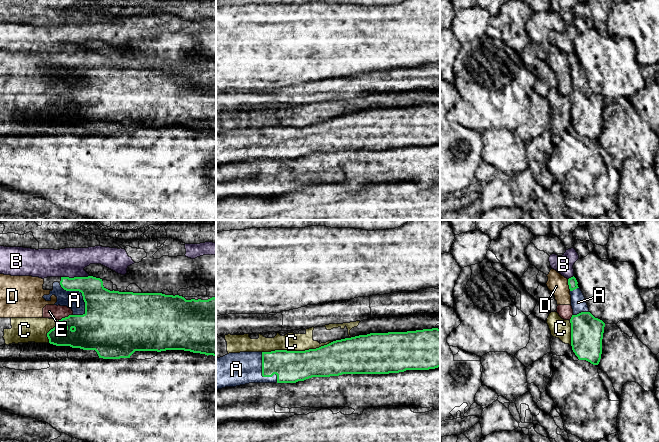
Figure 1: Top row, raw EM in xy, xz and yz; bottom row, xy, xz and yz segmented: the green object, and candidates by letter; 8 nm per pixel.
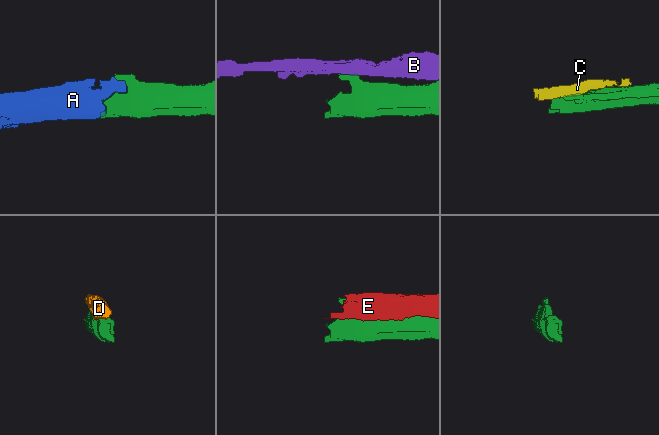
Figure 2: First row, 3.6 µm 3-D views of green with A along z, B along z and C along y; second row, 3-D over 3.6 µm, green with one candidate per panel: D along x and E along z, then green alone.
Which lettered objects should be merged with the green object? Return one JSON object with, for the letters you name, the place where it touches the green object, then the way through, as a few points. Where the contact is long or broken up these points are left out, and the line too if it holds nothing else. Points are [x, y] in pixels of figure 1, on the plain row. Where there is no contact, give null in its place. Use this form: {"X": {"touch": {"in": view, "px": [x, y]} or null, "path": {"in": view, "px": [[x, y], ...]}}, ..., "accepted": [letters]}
{"A": {"touch": {"in": "xy", "px": [80, 67]}}, "accepted": ["A"]}

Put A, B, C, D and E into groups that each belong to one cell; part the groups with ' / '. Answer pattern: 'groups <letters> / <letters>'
groups A / B / C / D E

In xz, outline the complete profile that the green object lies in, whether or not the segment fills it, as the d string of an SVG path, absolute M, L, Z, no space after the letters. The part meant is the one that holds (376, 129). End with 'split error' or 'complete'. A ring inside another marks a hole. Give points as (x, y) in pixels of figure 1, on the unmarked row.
M440 105L370 109L305 127L229 129L216 135L216 166L249 159L296 159L312 153L438 143Z; split error

